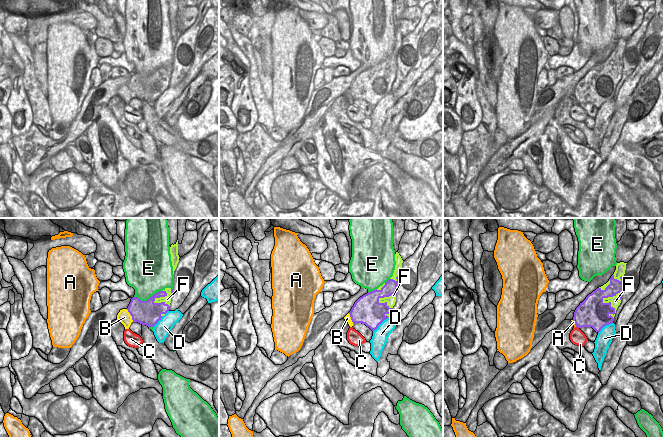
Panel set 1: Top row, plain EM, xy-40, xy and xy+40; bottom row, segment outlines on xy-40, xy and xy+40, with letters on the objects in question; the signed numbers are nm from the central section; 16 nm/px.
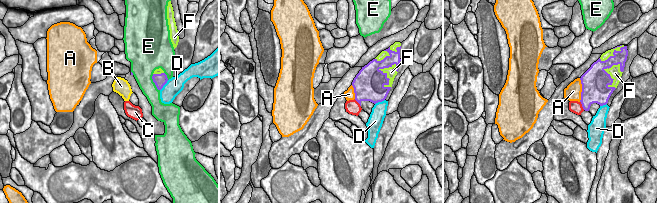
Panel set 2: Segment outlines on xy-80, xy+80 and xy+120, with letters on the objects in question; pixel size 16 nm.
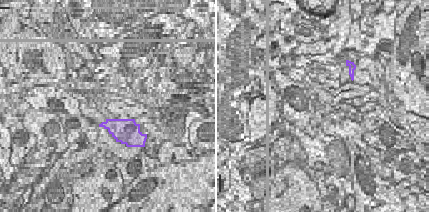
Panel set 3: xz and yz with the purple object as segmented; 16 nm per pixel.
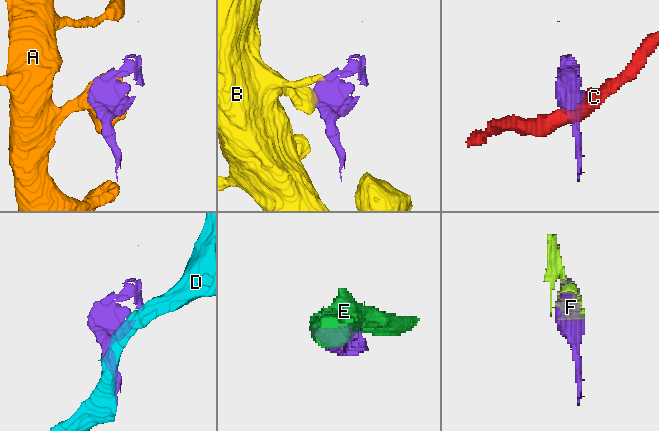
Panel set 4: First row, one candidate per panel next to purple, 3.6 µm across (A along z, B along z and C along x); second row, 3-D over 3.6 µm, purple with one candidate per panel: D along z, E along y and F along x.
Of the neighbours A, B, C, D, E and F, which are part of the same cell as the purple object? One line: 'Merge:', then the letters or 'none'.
Merge: none

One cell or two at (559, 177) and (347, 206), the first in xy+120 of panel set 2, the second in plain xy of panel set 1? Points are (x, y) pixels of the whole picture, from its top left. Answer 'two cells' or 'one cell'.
two cells

